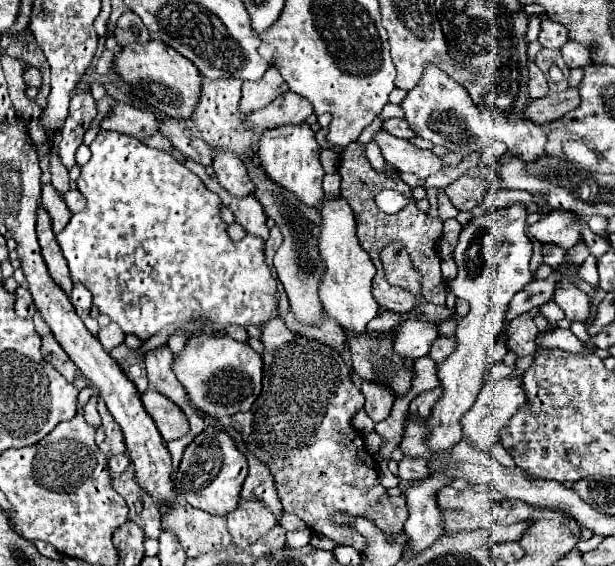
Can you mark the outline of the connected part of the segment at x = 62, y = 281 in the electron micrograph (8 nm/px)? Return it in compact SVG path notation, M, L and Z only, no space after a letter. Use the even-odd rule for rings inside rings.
M39 206L37 210L37 236L39 236L39 244L41 244L41 254L47 262L47 268L49 268L49 274L51 278L67 292L71 294L71 288L73 288L73 282L69 278L69 268L65 264L65 258L61 254L61 248L55 240L55 234L51 230L51 216L47 214L45 208Z

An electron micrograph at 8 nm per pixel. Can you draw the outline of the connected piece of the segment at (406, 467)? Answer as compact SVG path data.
M403 456L403 460L399 462L399 474L401 480L419 480L429 476L429 468L425 464L425 460L415 458L415 456Z

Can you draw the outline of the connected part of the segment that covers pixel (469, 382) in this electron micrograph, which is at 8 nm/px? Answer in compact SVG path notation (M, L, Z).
M515 204L507 210L473 218L463 226L463 232L459 236L459 244L453 252L459 274L451 282L451 292L459 298L465 298L471 304L471 310L457 324L455 350L441 364L437 364L437 378L443 394L425 420L429 424L431 452L449 452L449 448L453 448L453 444L463 438L459 420L473 406L473 400L477 400L477 392L483 384L487 350L503 328L507 304L531 280L531 242L525 236L525 216L525 206Z

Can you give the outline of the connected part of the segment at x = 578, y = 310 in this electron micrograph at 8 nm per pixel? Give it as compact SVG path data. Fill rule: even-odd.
M569 266L567 270L563 270L563 278L555 288L553 300L565 312L565 318L557 322L559 328L569 328L575 320L585 322L589 318L589 296L571 282L573 276L577 276L577 268Z

